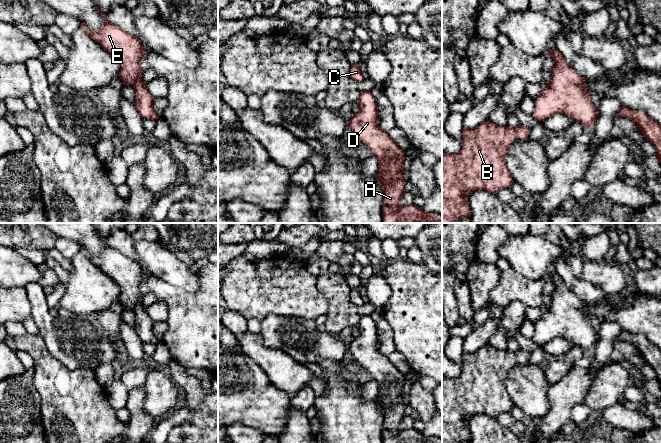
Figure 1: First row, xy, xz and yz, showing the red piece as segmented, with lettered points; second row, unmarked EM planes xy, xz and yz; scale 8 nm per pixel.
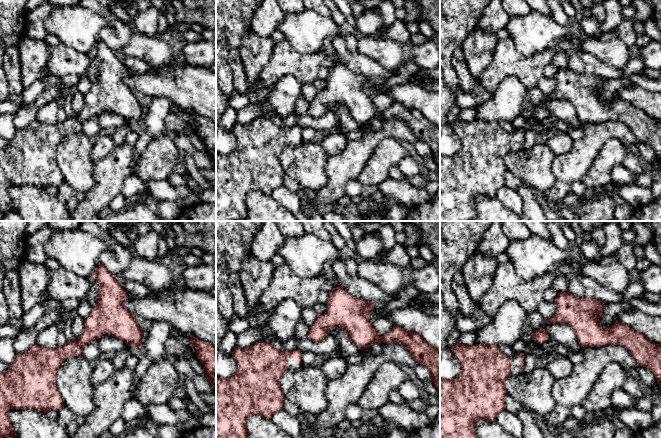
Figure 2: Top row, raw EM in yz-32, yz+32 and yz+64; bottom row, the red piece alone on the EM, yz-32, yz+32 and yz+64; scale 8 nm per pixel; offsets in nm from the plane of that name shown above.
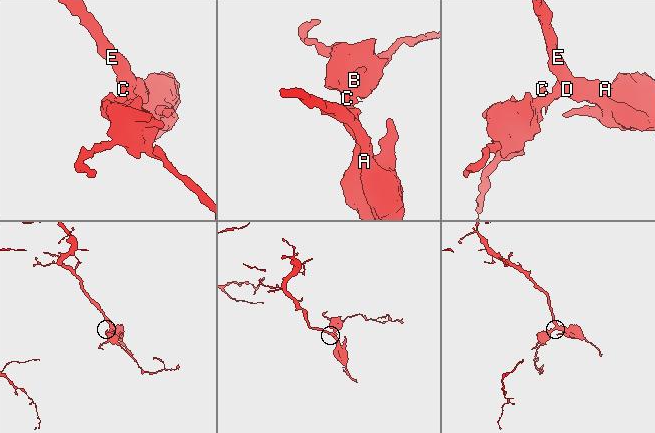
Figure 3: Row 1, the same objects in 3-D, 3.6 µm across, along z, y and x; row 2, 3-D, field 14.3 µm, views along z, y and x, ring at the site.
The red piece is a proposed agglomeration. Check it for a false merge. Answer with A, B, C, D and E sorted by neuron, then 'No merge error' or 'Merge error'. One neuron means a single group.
Groups: A B C D E. No merge error

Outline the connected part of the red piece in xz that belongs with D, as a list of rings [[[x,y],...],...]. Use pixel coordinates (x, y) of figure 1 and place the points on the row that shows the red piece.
[[[360,92],[358,113],[347,123],[354,137],[365,144],[379,161],[375,178],[383,192],[383,223],[442,223],[442,215],[427,213],[415,204],[401,205],[407,181],[403,177],[405,151],[379,128],[378,106],[371,92]]]

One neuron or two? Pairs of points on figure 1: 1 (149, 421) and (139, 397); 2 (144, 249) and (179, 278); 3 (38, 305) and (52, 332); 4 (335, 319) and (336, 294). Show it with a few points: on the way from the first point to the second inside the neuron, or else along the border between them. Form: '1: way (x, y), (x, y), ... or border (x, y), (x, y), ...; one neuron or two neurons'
1: way (143, 415), (139, 411), (139, 403); one neuron
2: way (153, 257), (170, 269); one neuron
3: way (40, 312), (47, 325); one neuron
4: way (336, 313), (336, 300); one neuron

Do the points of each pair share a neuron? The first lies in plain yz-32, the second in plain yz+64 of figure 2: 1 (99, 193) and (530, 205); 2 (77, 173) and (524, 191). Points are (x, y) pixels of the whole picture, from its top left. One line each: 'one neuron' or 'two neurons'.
1: two neurons
2: two neurons

